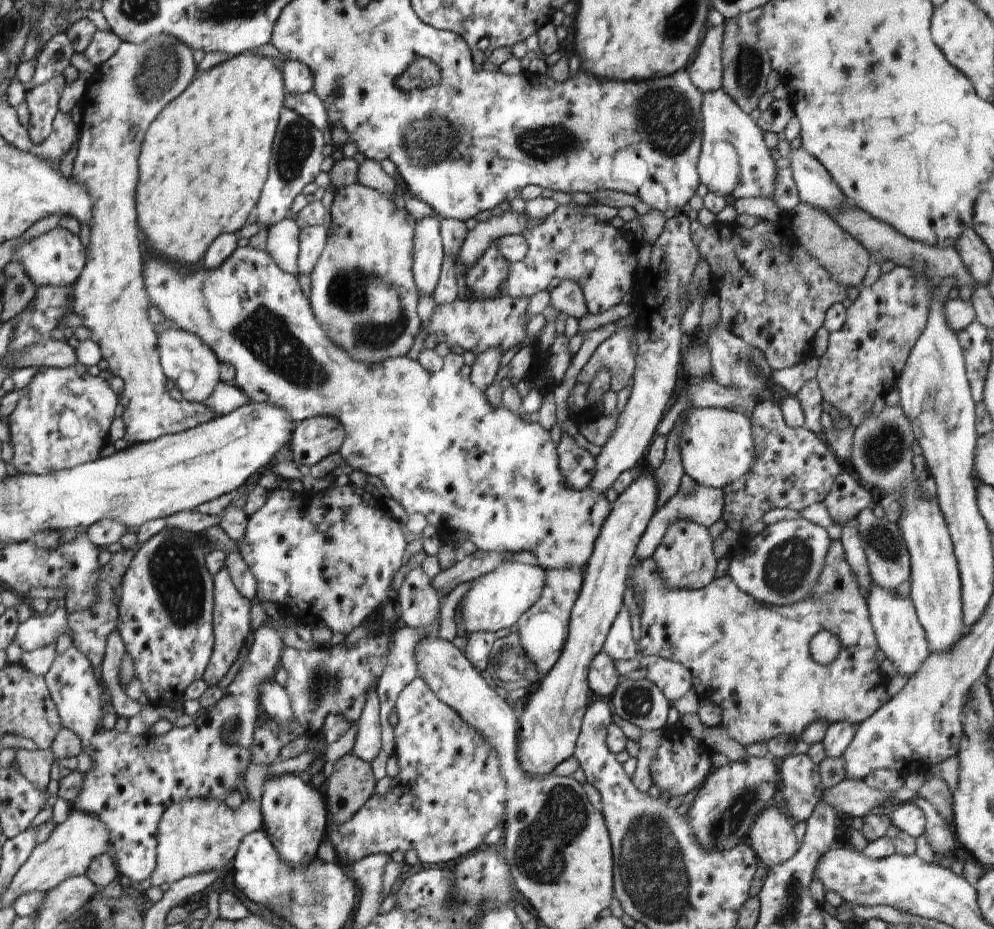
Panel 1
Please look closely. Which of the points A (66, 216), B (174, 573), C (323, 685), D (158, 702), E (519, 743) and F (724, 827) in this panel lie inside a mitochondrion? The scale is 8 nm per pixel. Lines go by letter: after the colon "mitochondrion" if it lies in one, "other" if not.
A: other
B: mitochondrion
C: mitochondrion
D: other
E: other
F: mitochondrion

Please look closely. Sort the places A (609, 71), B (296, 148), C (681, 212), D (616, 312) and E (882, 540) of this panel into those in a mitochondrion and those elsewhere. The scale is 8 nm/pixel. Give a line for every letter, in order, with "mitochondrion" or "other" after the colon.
A: other
B: mitochondrion
C: other
D: other
E: mitochondrion

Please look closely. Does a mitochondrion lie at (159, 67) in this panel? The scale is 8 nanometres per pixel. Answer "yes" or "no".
yes

